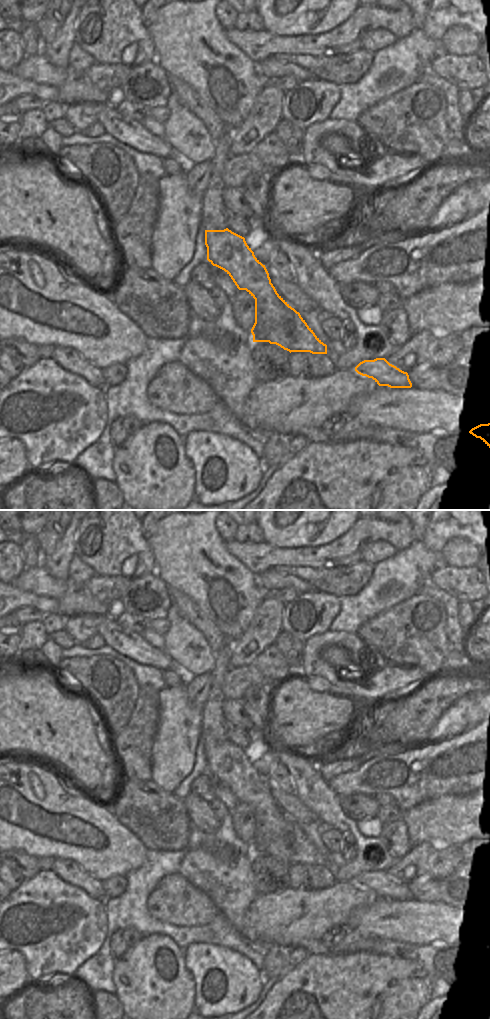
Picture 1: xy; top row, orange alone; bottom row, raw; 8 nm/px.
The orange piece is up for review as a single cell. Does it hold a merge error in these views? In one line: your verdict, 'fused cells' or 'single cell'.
fused cells

